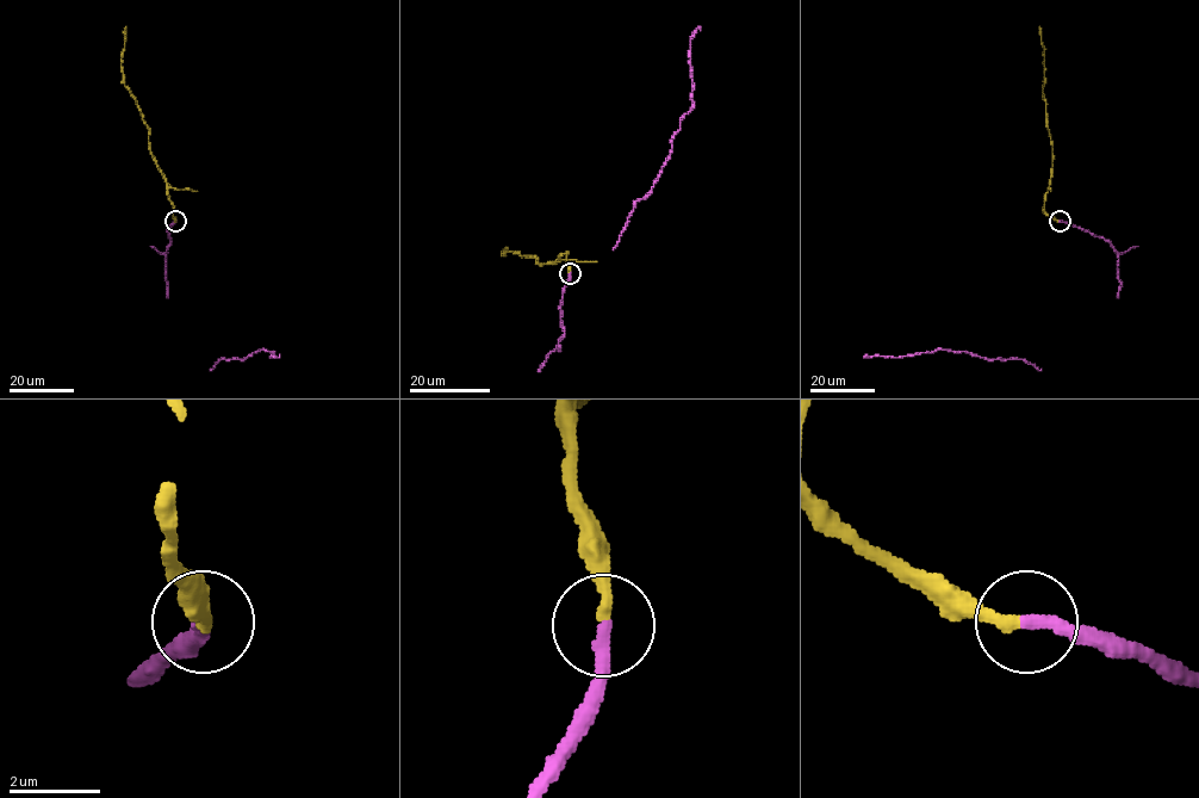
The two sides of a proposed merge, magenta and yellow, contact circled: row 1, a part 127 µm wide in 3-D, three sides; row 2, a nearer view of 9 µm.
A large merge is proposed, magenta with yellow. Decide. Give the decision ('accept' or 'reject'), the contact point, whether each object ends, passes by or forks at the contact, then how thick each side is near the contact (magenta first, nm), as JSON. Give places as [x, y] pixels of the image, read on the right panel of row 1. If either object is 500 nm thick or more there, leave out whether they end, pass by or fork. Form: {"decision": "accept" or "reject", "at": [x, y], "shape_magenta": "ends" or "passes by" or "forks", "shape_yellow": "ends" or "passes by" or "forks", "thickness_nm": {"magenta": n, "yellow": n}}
{"decision": "accept", "at": [1060, 221], "shape_magenta": "ends", "shape_yellow": "ends", "thickness_nm": {"magenta": 320, "yellow": 280}}

